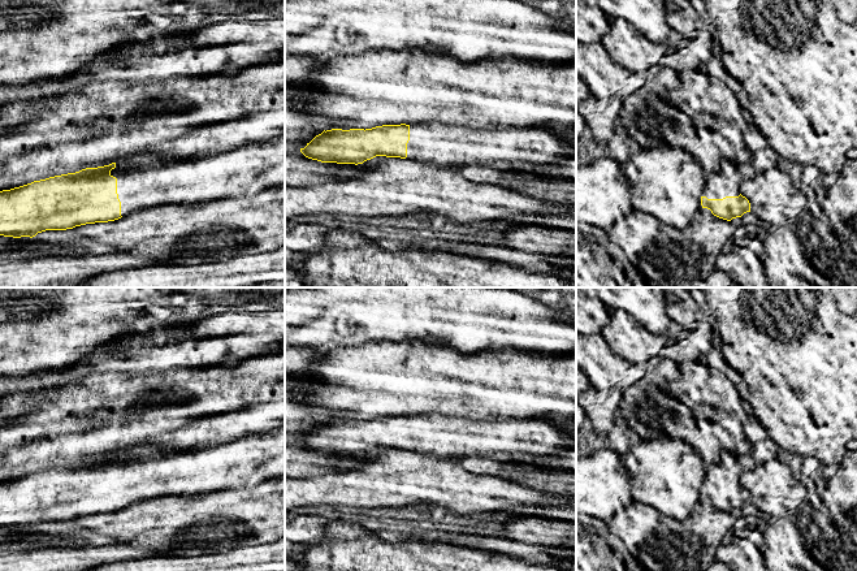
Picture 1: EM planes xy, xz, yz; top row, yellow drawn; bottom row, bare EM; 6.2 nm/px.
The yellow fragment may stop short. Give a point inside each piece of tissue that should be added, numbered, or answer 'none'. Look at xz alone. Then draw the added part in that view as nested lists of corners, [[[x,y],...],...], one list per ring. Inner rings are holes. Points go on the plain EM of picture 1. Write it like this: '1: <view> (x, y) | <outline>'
1: xz (437, 436) | [[[425,414],[410,416],[406,450],[433,459],[458,460],[463,457],[550,457],[575,447],[576,434],[538,418],[471,420]]]

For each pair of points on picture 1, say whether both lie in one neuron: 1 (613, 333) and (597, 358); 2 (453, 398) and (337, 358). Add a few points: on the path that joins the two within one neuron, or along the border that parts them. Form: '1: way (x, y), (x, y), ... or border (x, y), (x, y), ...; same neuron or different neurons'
1: border (600, 334), (613, 353), (628, 362); different neurons
2: way (424, 379), (366, 379); same neuron

